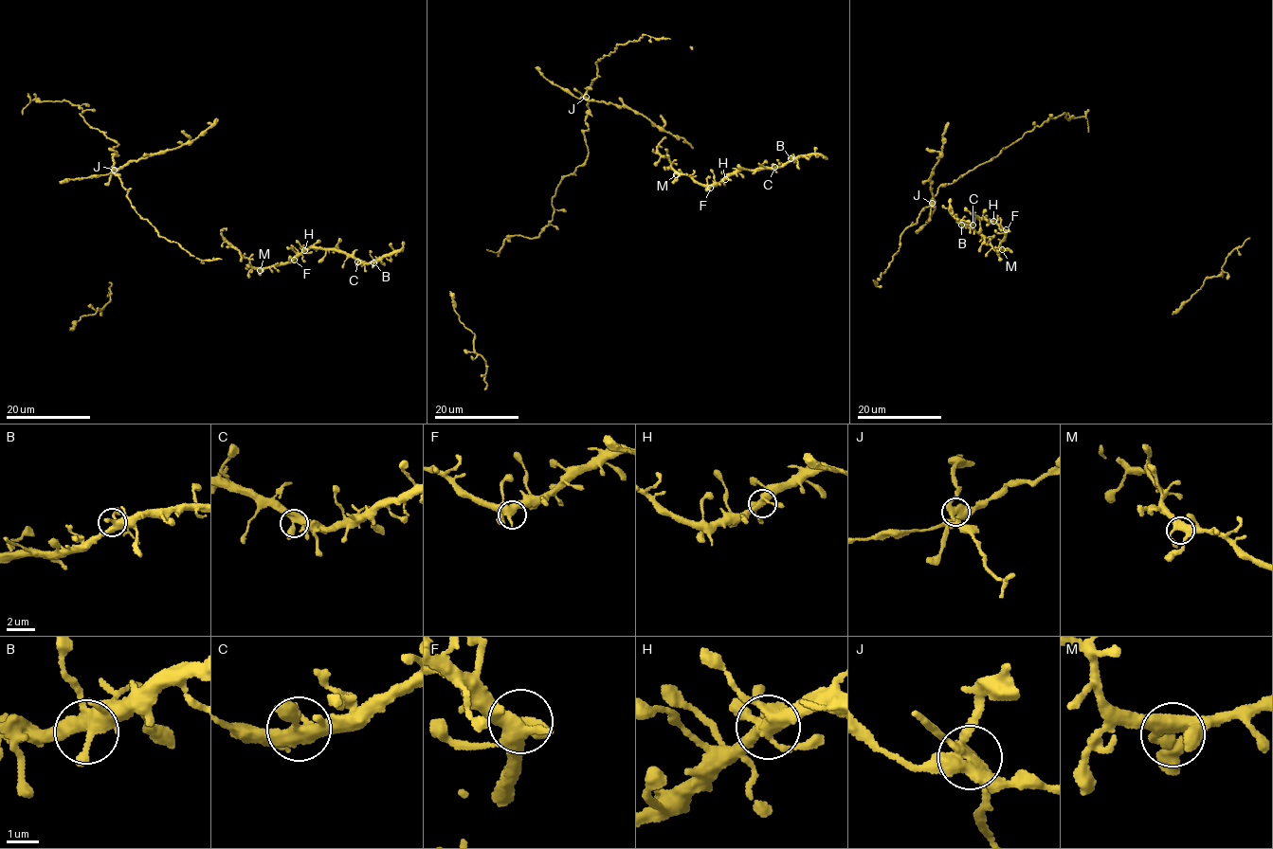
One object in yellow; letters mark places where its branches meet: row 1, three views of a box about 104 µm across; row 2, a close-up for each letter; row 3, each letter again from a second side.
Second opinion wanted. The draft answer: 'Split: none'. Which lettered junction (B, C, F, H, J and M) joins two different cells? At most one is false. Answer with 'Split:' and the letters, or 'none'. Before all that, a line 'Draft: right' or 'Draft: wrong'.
Draft: wrong
Split: J

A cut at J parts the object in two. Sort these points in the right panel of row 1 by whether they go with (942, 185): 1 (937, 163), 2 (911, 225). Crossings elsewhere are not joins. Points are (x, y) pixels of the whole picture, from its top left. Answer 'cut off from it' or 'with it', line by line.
1: cut off from it
2: with it

